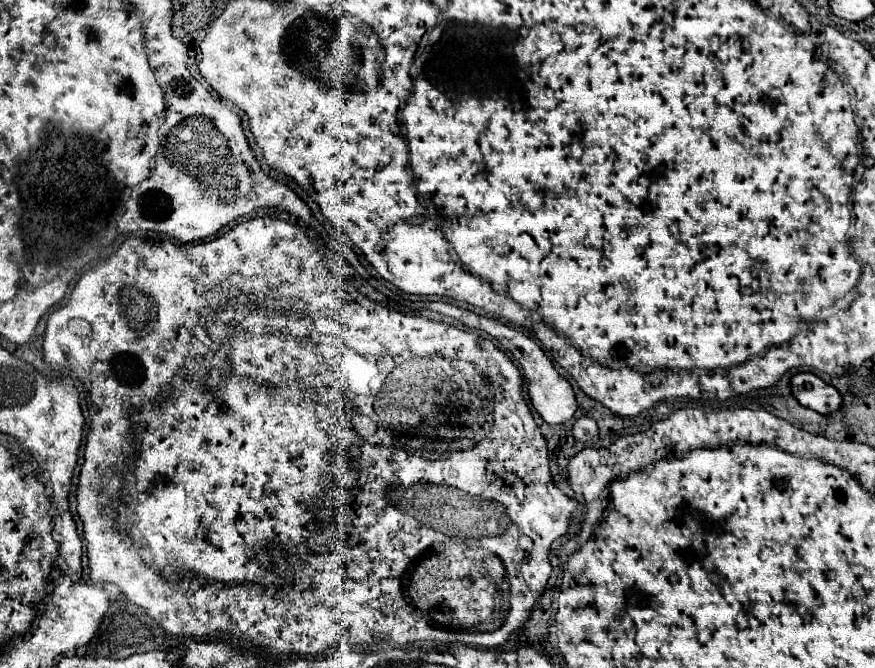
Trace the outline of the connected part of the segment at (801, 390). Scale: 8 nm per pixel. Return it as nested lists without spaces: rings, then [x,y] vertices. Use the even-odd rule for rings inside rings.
[[[796,373],[790,379],[790,389],[800,405],[814,409],[822,415],[836,411],[842,403],[840,393],[832,385],[826,385],[820,377],[812,373]]]

